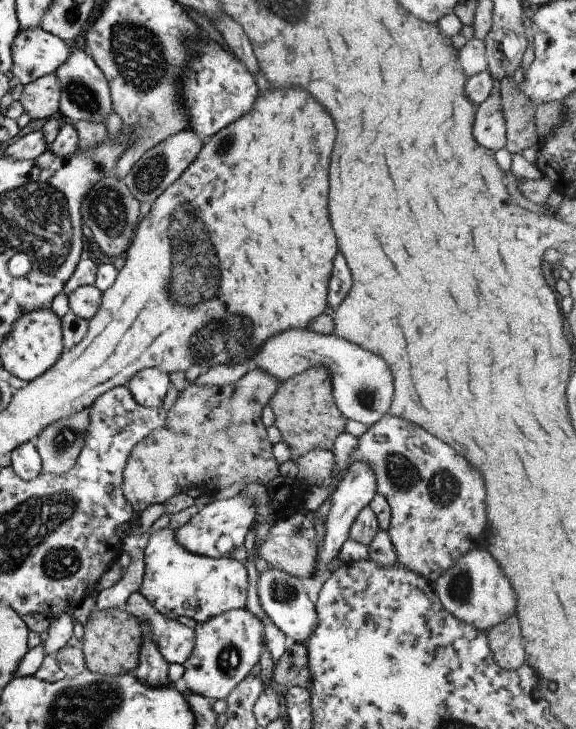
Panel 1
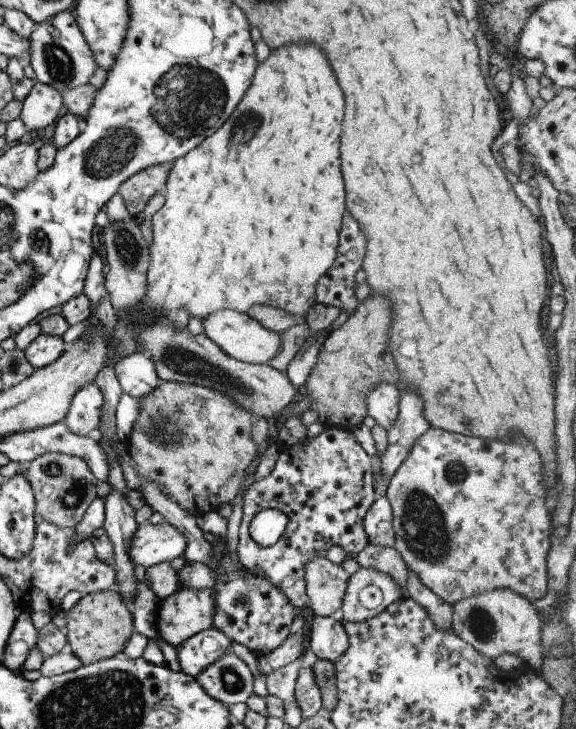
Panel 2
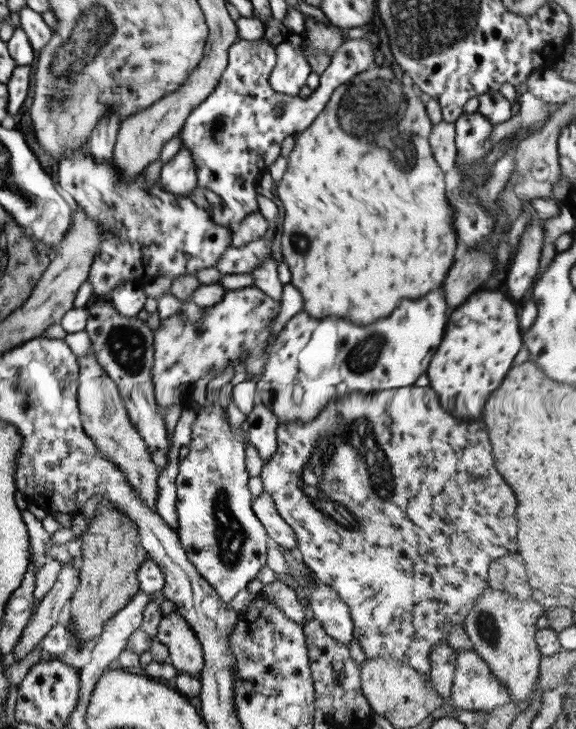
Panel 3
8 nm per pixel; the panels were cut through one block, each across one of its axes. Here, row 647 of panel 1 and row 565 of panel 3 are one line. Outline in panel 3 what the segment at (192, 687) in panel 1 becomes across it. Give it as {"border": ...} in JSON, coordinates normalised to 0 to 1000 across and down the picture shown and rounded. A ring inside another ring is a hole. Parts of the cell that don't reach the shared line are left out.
{"border":[[[382,554],[339,558],[339,576],[332,584],[332,604],[326,621],[313,632],[311,647],[304,656],[304,694],[307,708],[307,735],[321,763],[342,786],[377,812],[385,826],[396,829],[446,786],[462,775],[467,738],[457,720],[436,698],[438,680],[431,671],[431,650],[424,639],[425,613],[415,599],[401,593]]]}

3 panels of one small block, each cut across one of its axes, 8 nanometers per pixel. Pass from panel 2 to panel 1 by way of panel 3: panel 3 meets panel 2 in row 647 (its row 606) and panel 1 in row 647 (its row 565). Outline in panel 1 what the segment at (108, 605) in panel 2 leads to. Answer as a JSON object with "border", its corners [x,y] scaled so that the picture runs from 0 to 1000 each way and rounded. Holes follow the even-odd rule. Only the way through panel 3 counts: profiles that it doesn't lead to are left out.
{"border":[[[215,835],[160,838],[144,859],[137,889],[146,903],[146,916],[158,922],[203,927],[214,922],[231,922],[240,911],[245,863],[234,845]]]}

